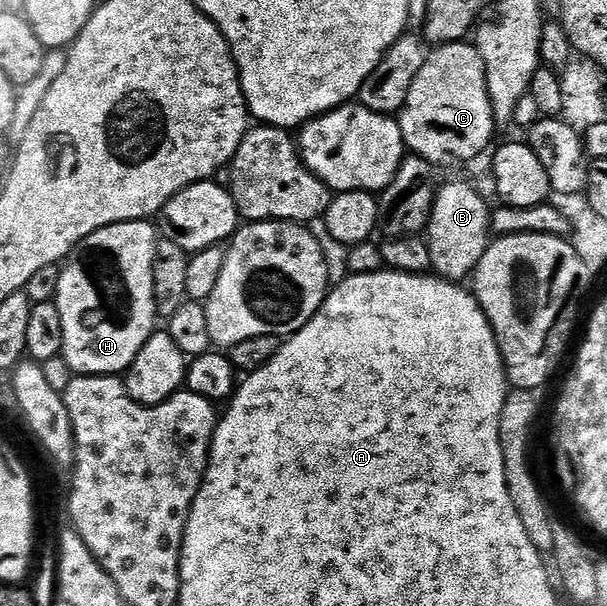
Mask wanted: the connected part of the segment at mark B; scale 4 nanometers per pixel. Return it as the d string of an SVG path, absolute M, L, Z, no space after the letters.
M469 183L440 185L425 231L429 257L433 259L431 269L438 277L463 284L474 275L477 264L481 264L481 256L485 256L493 241L492 213L492 207L487 207L486 200Z

